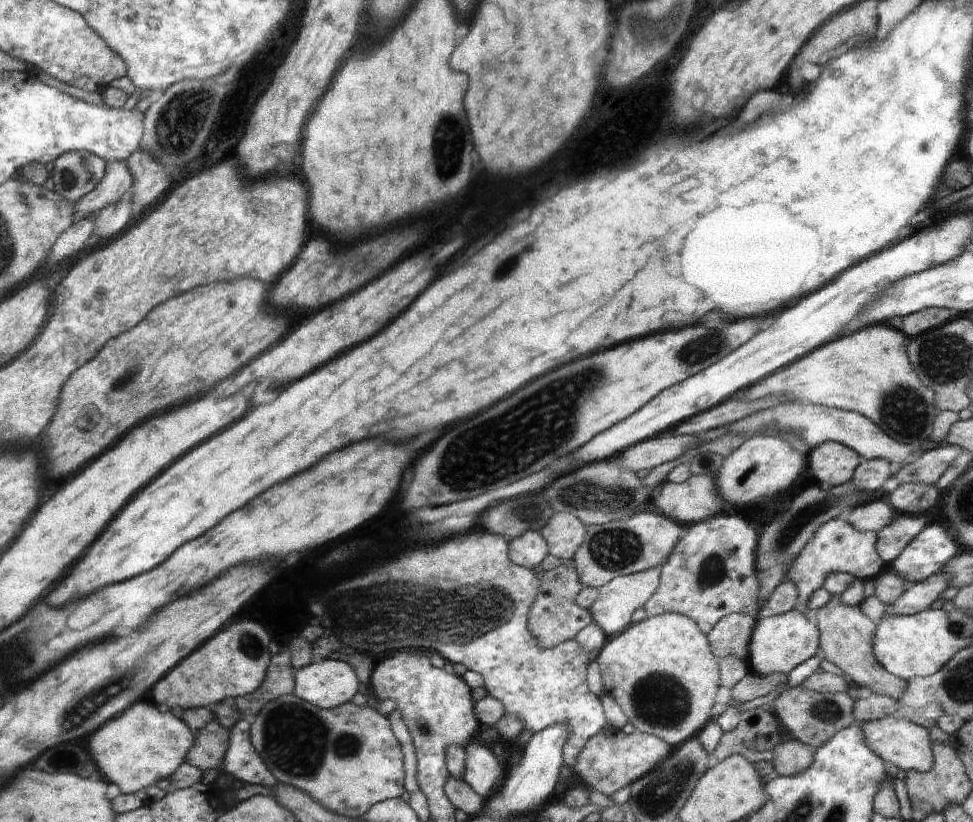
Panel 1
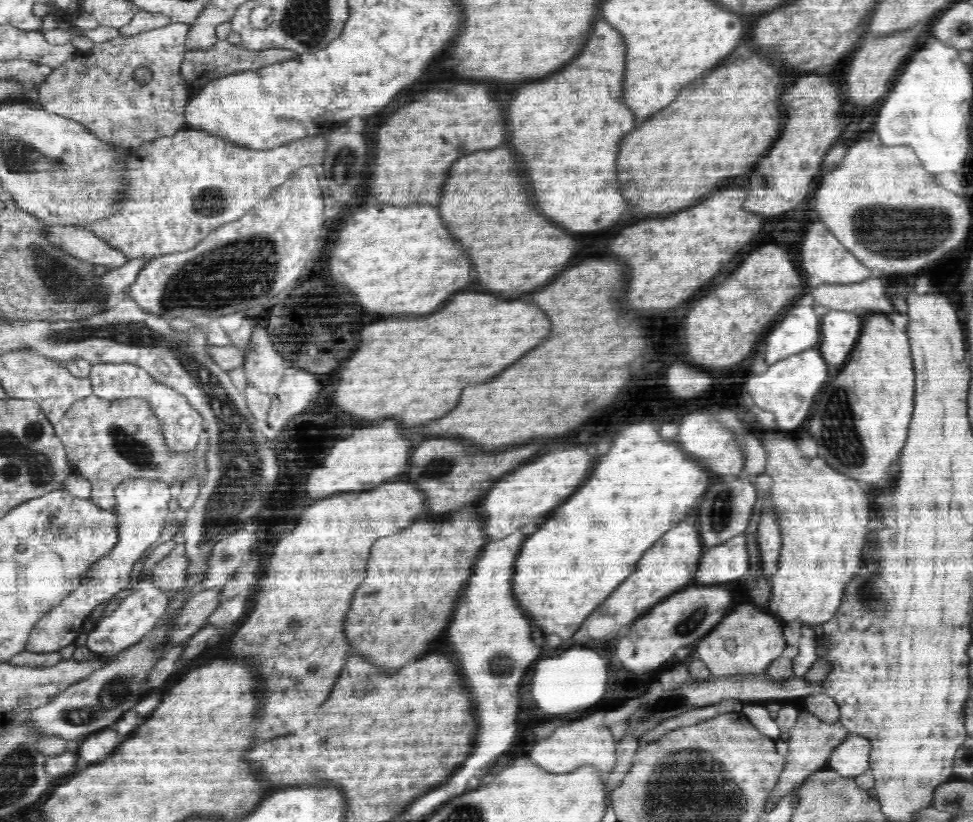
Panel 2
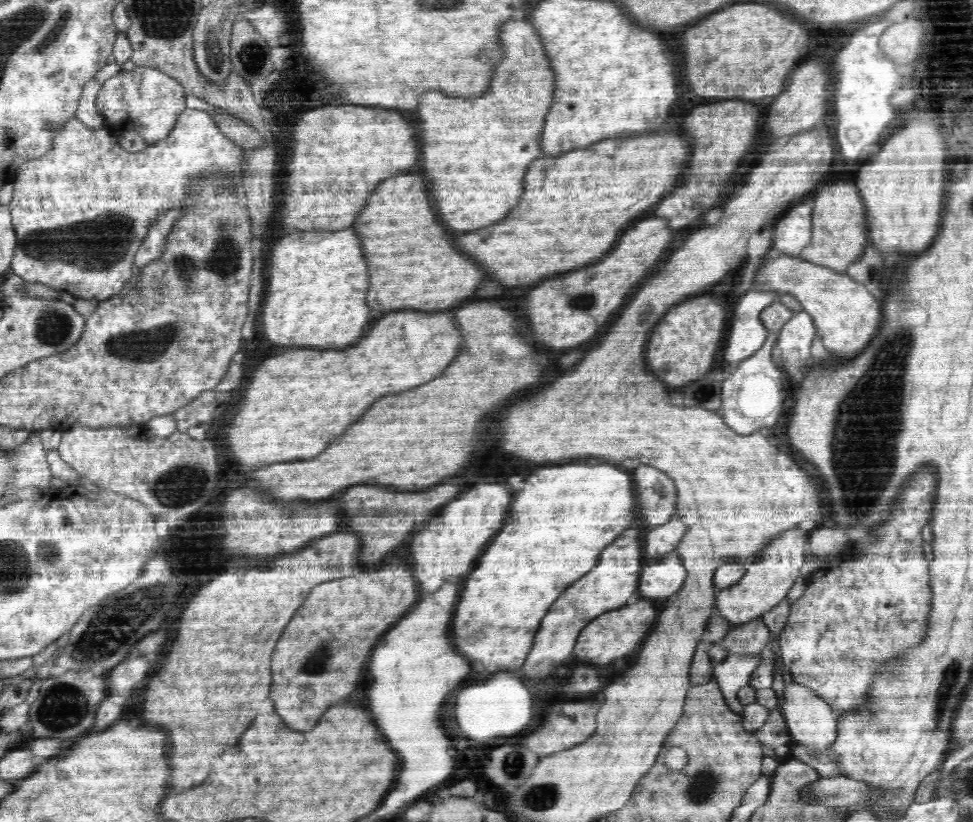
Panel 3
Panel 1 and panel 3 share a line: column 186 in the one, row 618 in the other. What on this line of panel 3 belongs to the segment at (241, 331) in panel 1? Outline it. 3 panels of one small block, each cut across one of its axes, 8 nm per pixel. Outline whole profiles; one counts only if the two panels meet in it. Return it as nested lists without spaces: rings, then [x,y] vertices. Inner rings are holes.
[[[402,562],[318,584],[292,618],[272,660],[272,700],[286,724],[294,730],[312,730],[320,722],[314,716],[322,716],[336,700],[351,695],[364,678],[378,640],[410,612],[418,598],[414,566]]]

